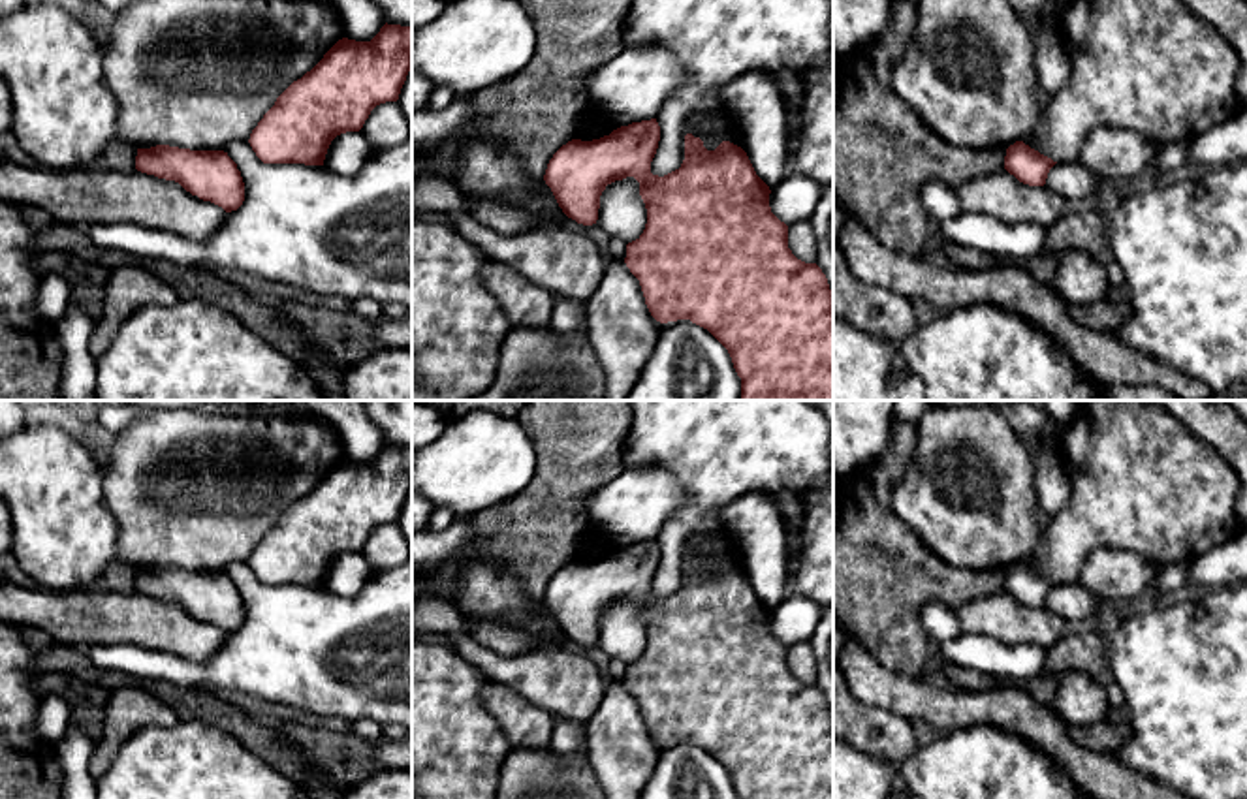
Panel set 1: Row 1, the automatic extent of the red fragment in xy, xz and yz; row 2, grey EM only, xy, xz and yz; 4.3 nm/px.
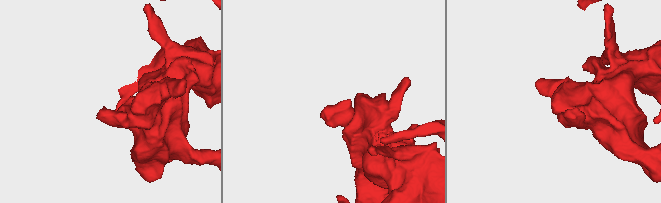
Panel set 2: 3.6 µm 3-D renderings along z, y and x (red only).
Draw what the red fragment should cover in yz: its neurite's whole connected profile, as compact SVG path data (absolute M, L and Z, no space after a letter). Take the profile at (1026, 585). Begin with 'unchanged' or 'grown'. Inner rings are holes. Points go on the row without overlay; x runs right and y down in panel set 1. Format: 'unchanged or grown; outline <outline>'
unchanged; outline M1023 562L1010 566L1004 577L1004 590L1029 607L1044 607L1048 594L1055 585L1057 583L1031 570Z

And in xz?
unchanged; outline M656 540L632 543L613 551L609 556L592 562L572 560L562 566L547 585L544 602L551 609L562 634L583 647L592 647L598 641L600 617L608 605L634 598L639 603L639 617L647 630L647 645L643 654L626 666L624 684L630 694L639 701L645 726L651 737L660 743L690 741L692 744L707 750L730 775L734 790L739 799L833 799L833 714L828 699L816 684L805 684L797 681L788 669L788 647L781 643L769 628L769 607L756 596L747 573L730 564L722 562L715 572L707 572L700 558L692 555L685 556L685 581L679 590L658 598L651 594L651 583L656 575L660 562L660 547Z

